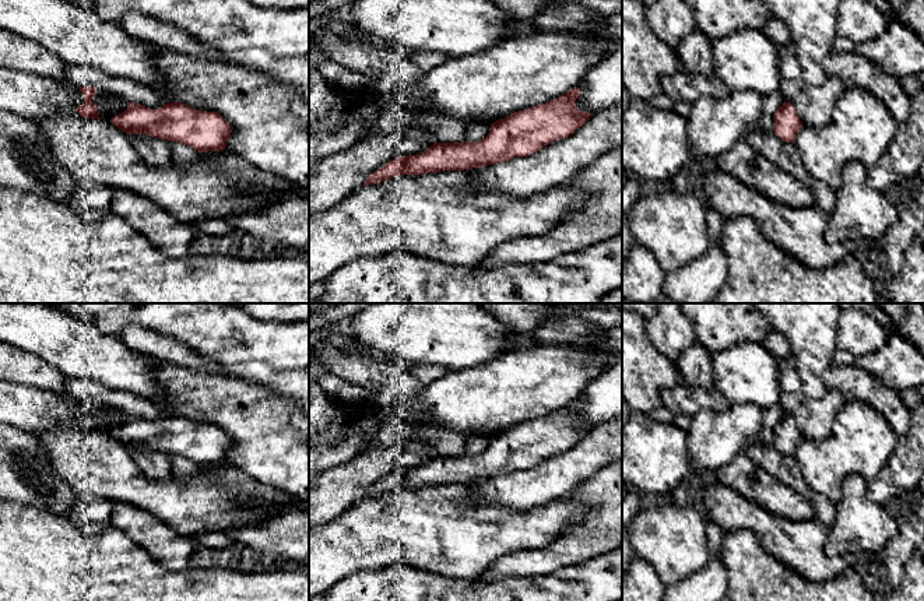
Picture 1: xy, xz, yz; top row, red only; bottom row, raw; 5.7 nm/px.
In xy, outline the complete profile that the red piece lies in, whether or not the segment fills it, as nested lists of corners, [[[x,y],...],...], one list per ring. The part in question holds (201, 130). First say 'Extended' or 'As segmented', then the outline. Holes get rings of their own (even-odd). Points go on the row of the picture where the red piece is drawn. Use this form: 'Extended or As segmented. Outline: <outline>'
As segmented. Outline: [[[129,102],[127,109],[109,122],[126,134],[147,134],[198,152],[224,150],[232,133],[229,123],[217,112],[194,110],[180,102],[164,103],[158,109]]]

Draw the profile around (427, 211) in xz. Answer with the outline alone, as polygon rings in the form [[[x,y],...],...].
[[[479,168],[424,175],[397,175],[377,184],[362,186],[330,210],[309,215],[309,285],[326,278],[356,259],[407,252],[450,266],[475,266],[500,243],[517,238],[542,236],[569,212],[583,207],[589,191],[562,184],[531,197],[517,197],[471,186]]]

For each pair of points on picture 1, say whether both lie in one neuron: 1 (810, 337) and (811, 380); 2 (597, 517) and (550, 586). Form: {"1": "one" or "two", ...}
{"1": "one", "2": "two"}

